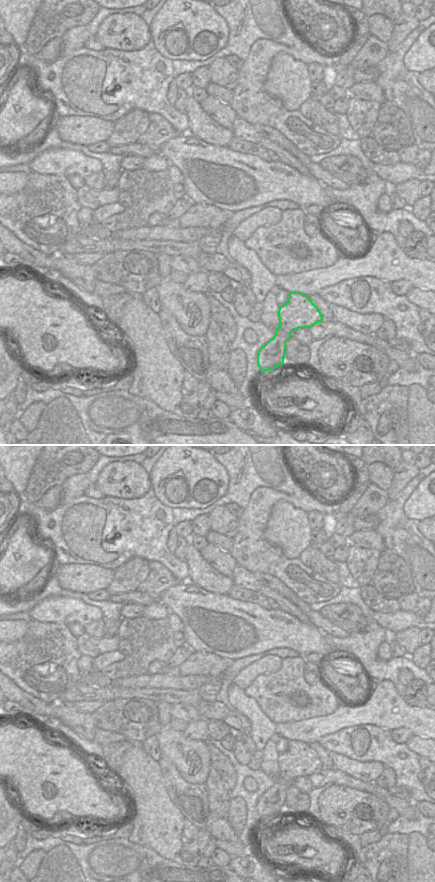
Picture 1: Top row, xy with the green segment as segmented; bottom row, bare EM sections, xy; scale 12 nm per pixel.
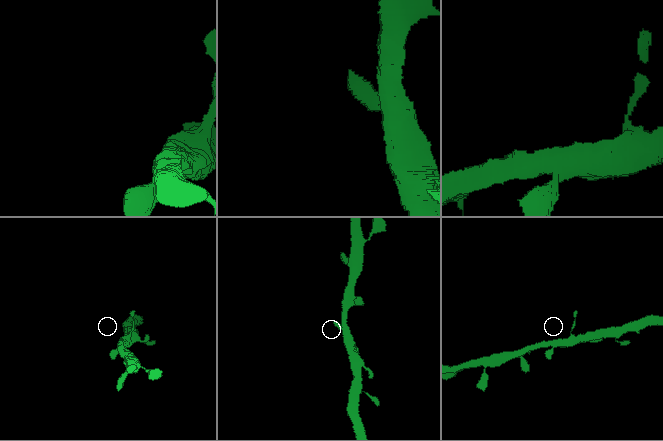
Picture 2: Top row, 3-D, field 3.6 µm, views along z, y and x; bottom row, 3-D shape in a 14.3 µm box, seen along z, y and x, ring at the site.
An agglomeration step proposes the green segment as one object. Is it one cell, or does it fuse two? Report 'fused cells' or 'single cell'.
single cell

